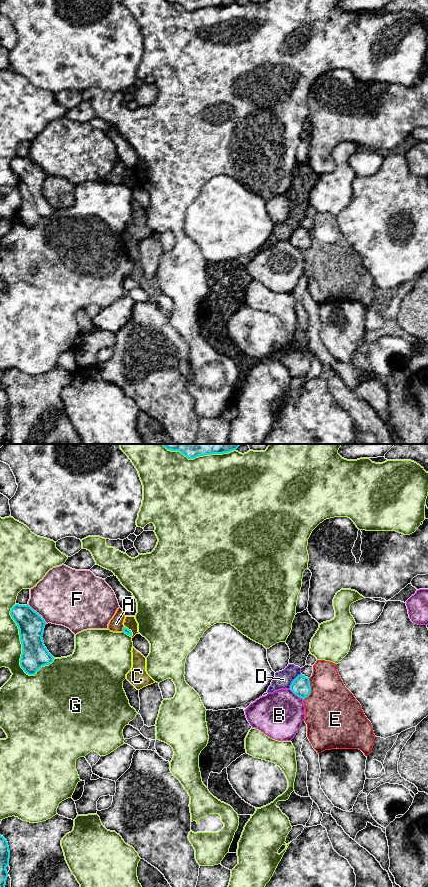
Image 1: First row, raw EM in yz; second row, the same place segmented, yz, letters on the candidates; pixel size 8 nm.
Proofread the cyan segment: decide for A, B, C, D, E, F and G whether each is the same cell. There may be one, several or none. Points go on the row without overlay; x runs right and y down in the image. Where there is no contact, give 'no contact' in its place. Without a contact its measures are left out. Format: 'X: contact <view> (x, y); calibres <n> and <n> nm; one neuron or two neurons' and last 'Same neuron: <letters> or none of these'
A: contact yz (123, 180); calibres 50 and 110 nm; two neurons
B: contact yz (296, 246); calibres 160 and 380 nm; two neurons
C: contact yz (130, 183); calibres 50 and 100 nm; two neurons
D: contact yz (292, 233); calibres 160 and 140 nm; two neurons
E: contact yz (310, 241); calibres 160 and 440 nm; two neurons
F: contact yz (37, 165); calibres 220 and 440 nm; two neurons
G: contact yz (21, 194); calibres 220 and 180 nm; two neurons
Same neuron: none of these

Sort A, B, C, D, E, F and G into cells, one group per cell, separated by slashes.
A / B / C / D / E / F / G

